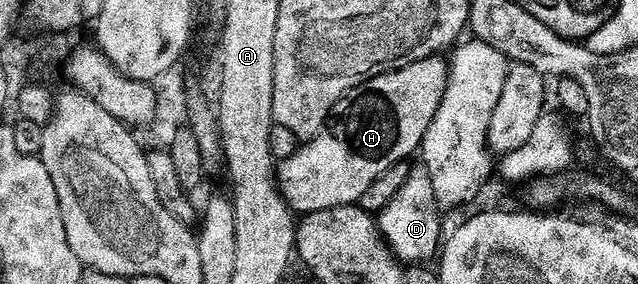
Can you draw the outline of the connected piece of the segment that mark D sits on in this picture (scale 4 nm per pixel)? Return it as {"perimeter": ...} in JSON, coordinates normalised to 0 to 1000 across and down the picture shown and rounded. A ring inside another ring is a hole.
{"perimeter":[[[663,577],[654,588],[635,627],[635,644],[622,669],[622,687],[603,725],[603,743],[594,754],[597,827],[608,852],[611,880],[630,926],[672,930],[687,905],[694,866],[691,824],[691,764],[694,743],[685,722],[682,662],[676,662],[676,620]]]}

